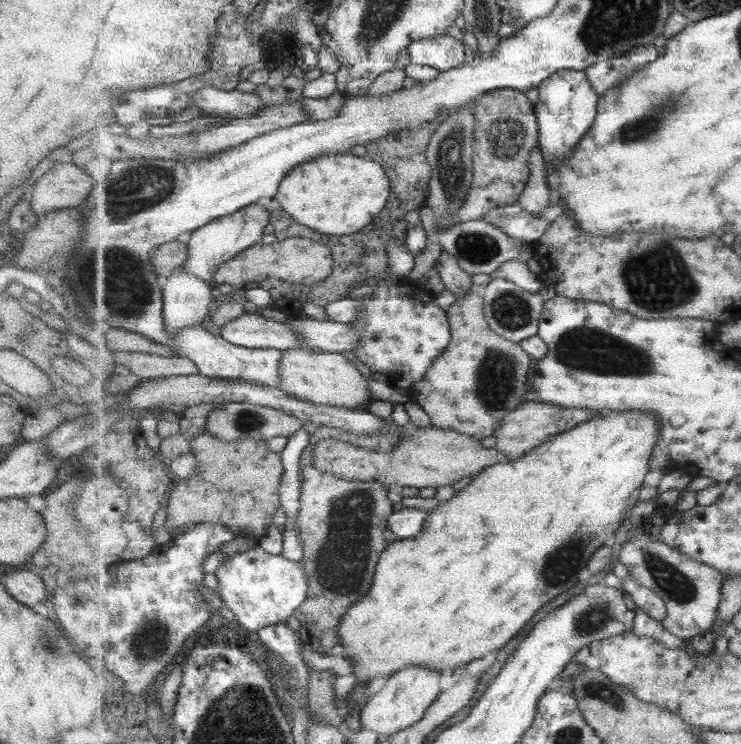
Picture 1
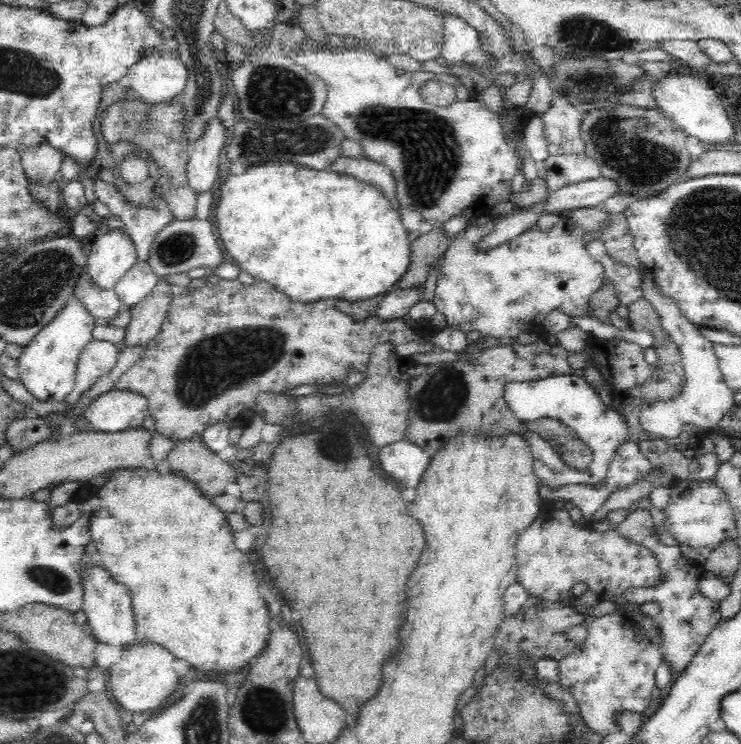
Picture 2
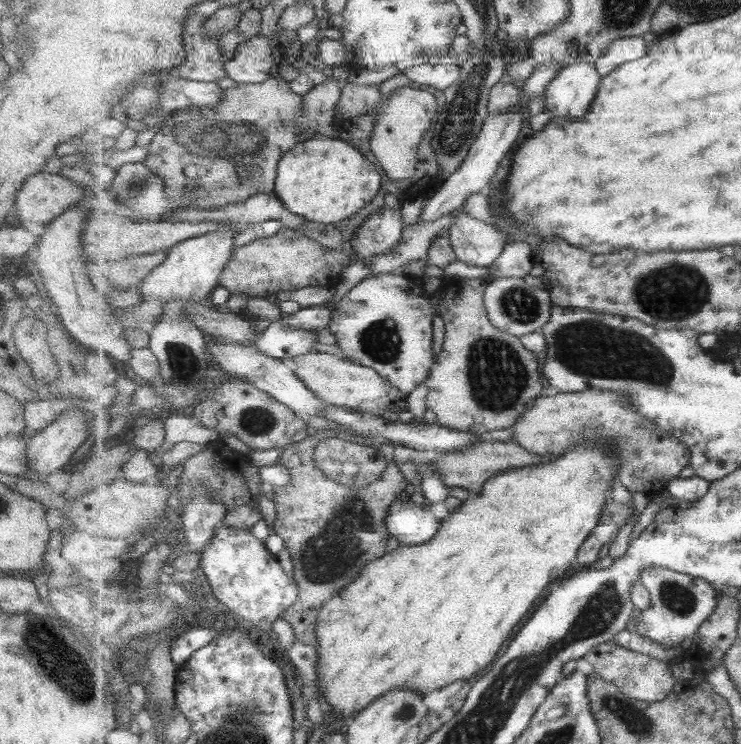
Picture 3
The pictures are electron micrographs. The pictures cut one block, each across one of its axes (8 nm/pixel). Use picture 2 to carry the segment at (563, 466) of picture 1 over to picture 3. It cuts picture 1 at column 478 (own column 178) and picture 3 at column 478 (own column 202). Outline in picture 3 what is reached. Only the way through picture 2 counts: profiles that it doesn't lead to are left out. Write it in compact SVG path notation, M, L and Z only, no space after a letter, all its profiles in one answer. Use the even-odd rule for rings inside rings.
M584 442L575 448L570 448L554 461L544 461L541 464L501 472L485 484L481 494L472 495L455 512L449 513L449 517L442 521L439 534L433 540L417 546L400 544L397 549L387 553L383 558L370 562L363 569L359 578L347 588L339 591L333 599L329 599L318 614L316 674L319 677L320 703L323 708L333 709L333 716L336 716L336 720L341 721L342 718L347 718L346 720L349 722L363 710L371 707L375 701L379 701L381 696L385 697L385 694L389 694L391 690L407 688L427 696L433 690L445 688L445 686L457 683L459 680L466 682L469 678L473 678L479 670L489 666L497 658L505 640L513 634L511 630L515 630L515 626L521 622L521 618L531 610L531 606L535 604L539 594L553 582L557 584L559 580L566 578L567 570L577 560L582 544L590 538L593 531L599 528L610 491L609 485L611 485L611 480L617 479L619 466L621 466L612 452L613 444Z

